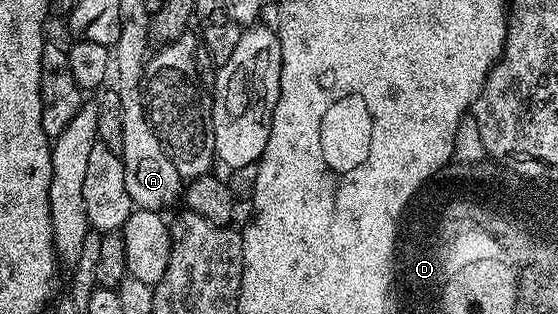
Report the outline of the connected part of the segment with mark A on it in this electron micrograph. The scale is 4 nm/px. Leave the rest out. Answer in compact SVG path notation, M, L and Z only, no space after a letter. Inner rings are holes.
M126 21L121 28L120 36L113 46L113 60L115 63L115 87L123 107L123 146L121 157L124 162L124 177L127 181L127 190L131 194L137 208L162 211L176 197L180 197L183 181L171 162L157 132L149 124L144 106L144 66L147 62L148 31L137 22Z

